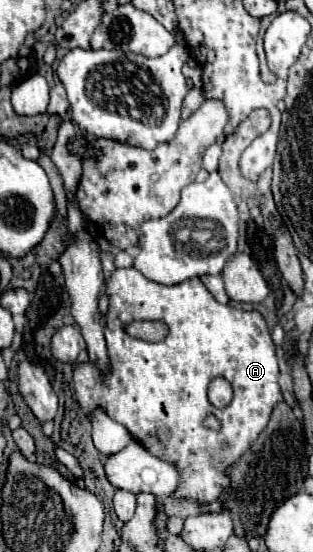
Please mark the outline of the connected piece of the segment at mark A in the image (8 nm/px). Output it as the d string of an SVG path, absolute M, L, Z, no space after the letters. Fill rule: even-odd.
M115 269L107 281L109 313L105 323L105 339L109 351L109 373L101 373L99 367L87 363L77 363L73 369L73 385L77 401L85 415L91 419L95 409L103 409L113 421L121 423L131 437L141 443L149 453L177 465L181 473L181 485L177 485L177 501L189 499L195 503L215 501L225 487L229 487L227 467L231 467L259 437L267 427L273 407L283 399L279 389L279 361L275 353L273 339L269 335L267 323L259 311L241 311L231 305L221 305L205 289L199 277L183 281L181 285L157 285L149 281L137 269ZM133 321L165 321L169 335L161 343L149 343L133 339L125 333L125 325ZM215 377L225 377L233 385L231 405L217 409L207 399L207 385ZM213 413L221 421L219 431L203 427L203 419Z

